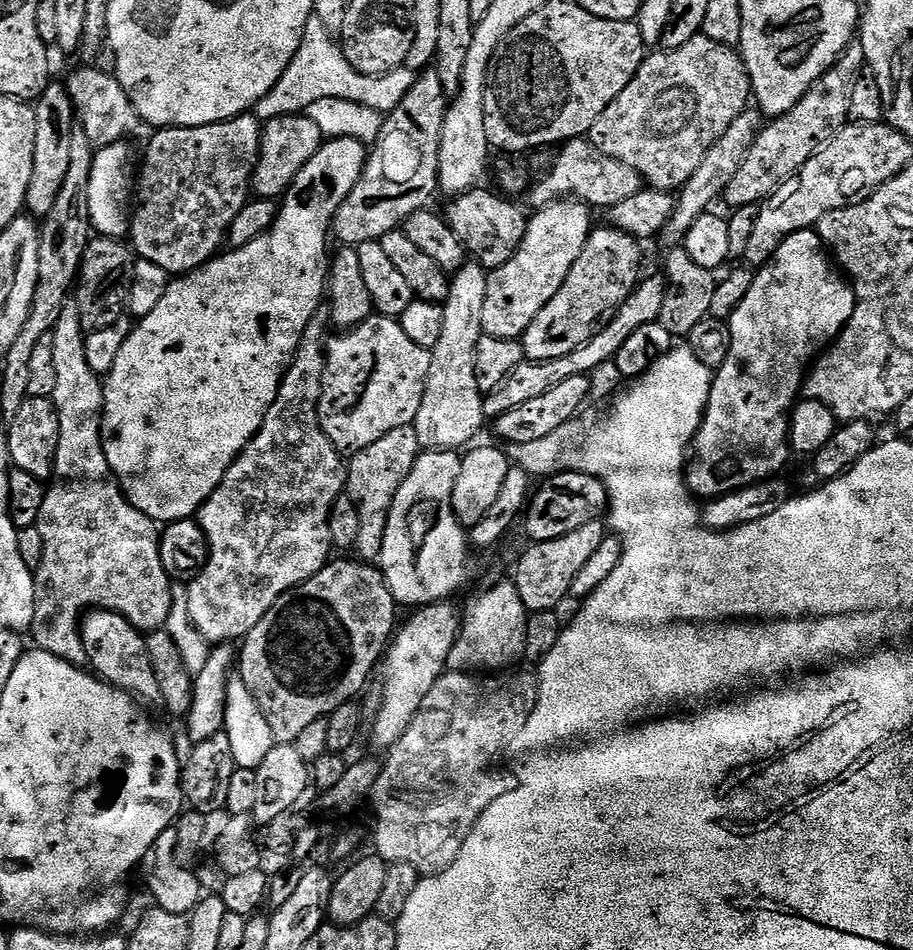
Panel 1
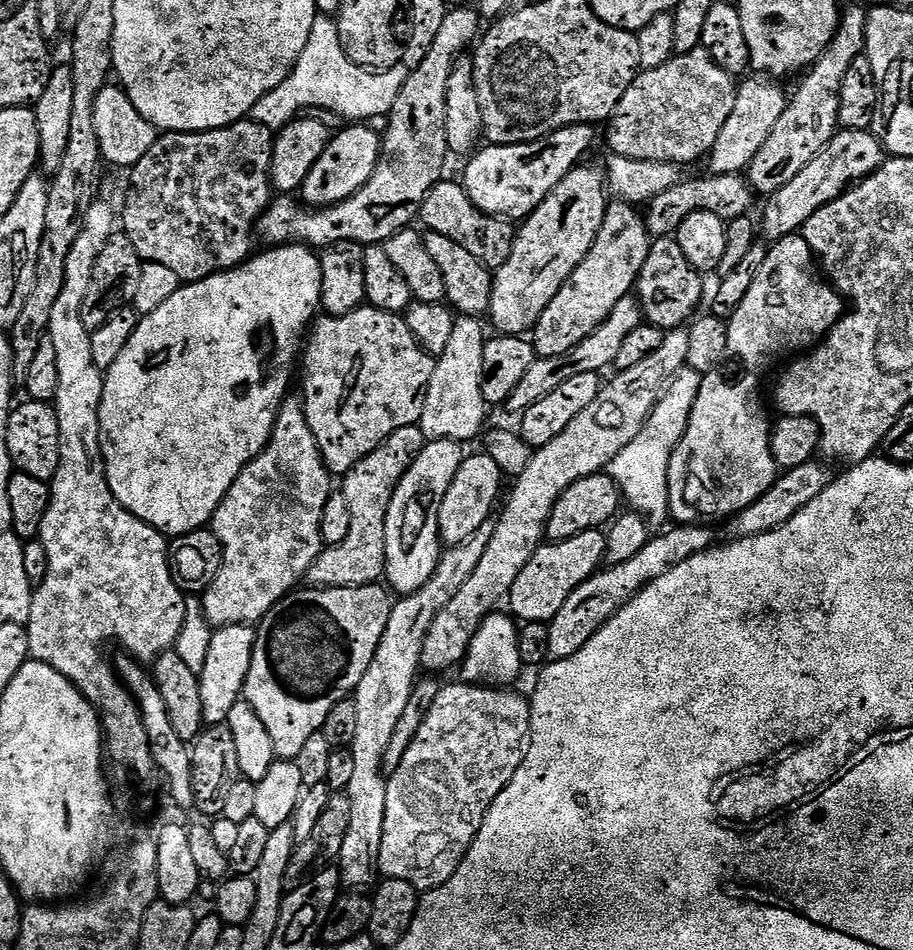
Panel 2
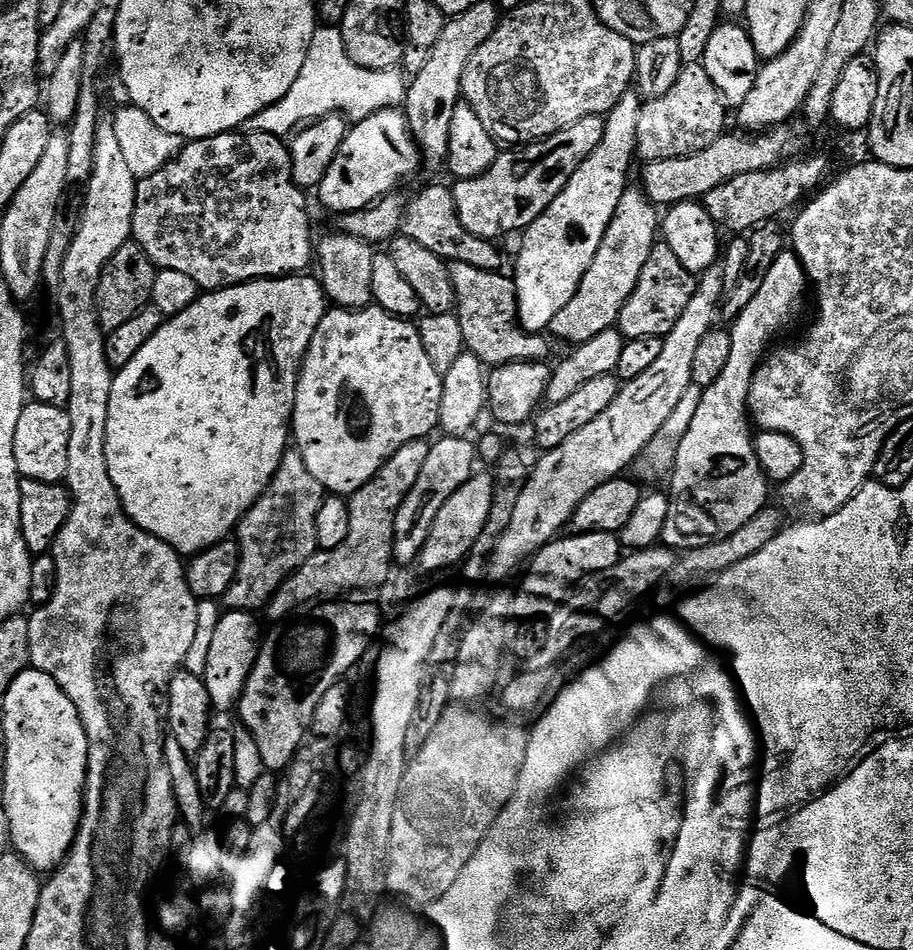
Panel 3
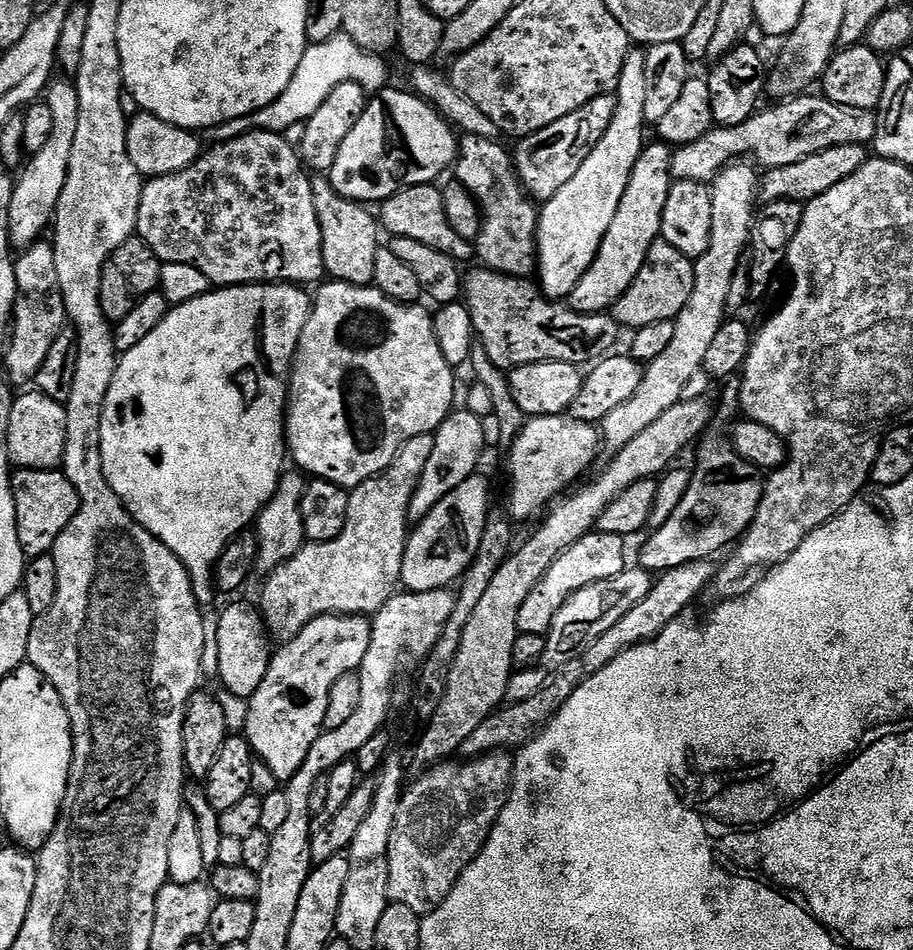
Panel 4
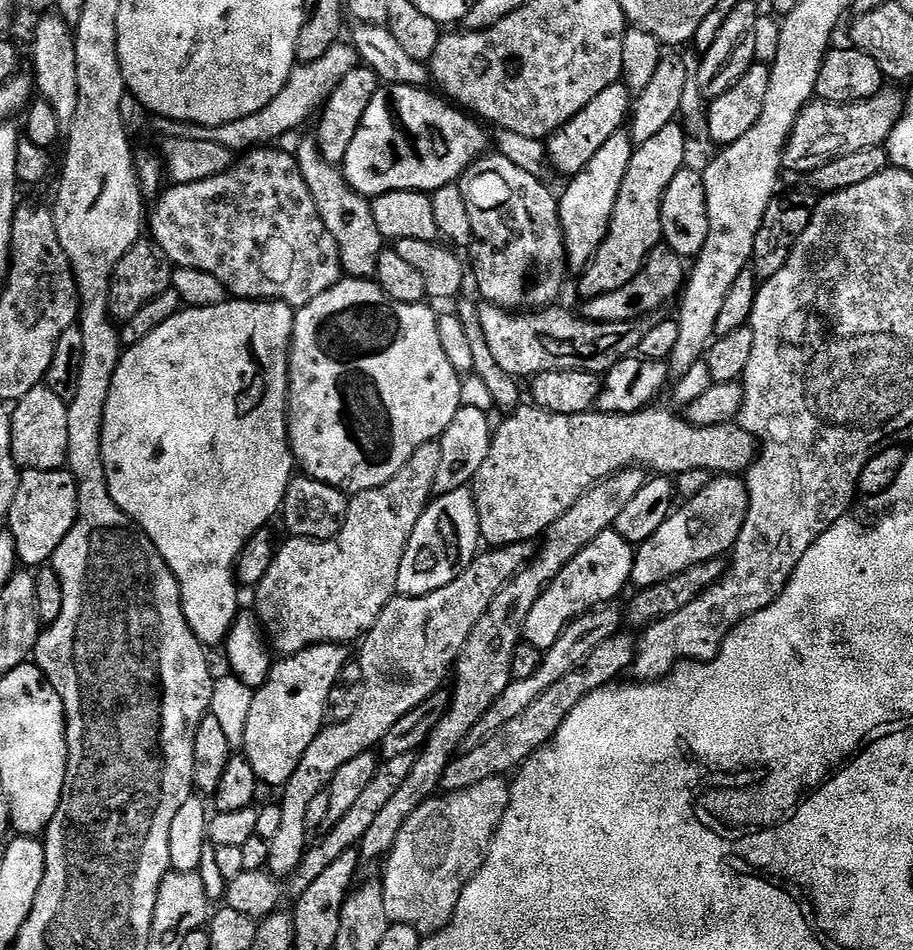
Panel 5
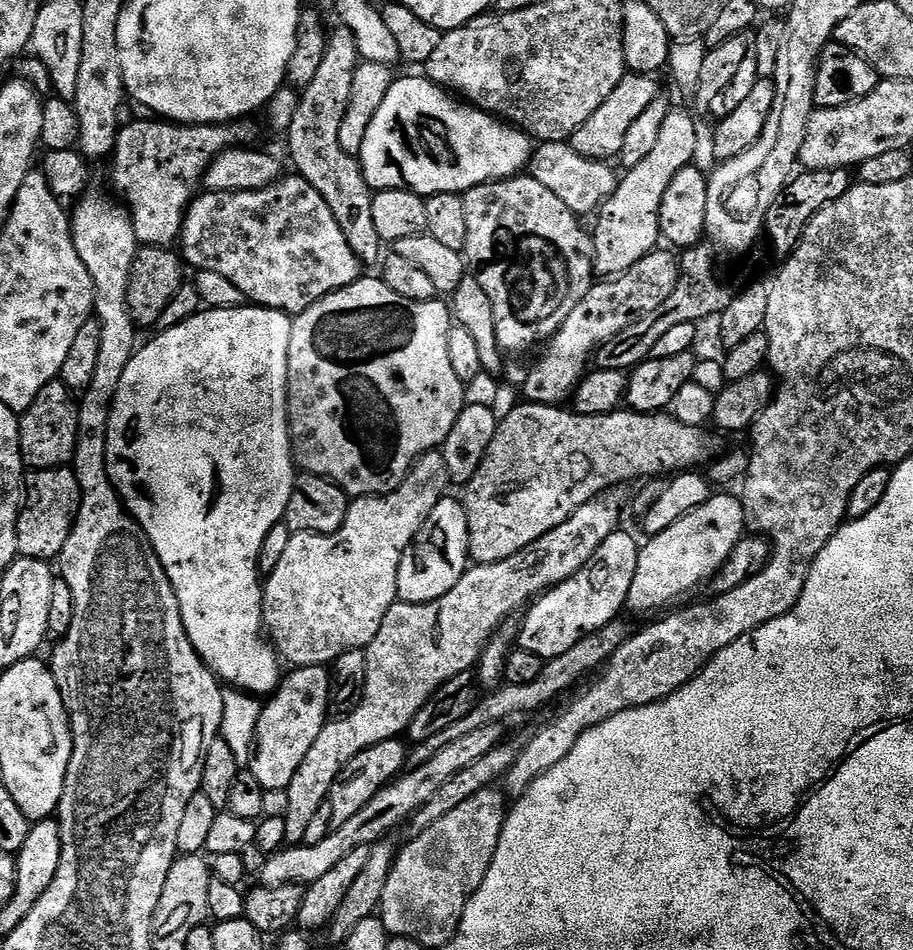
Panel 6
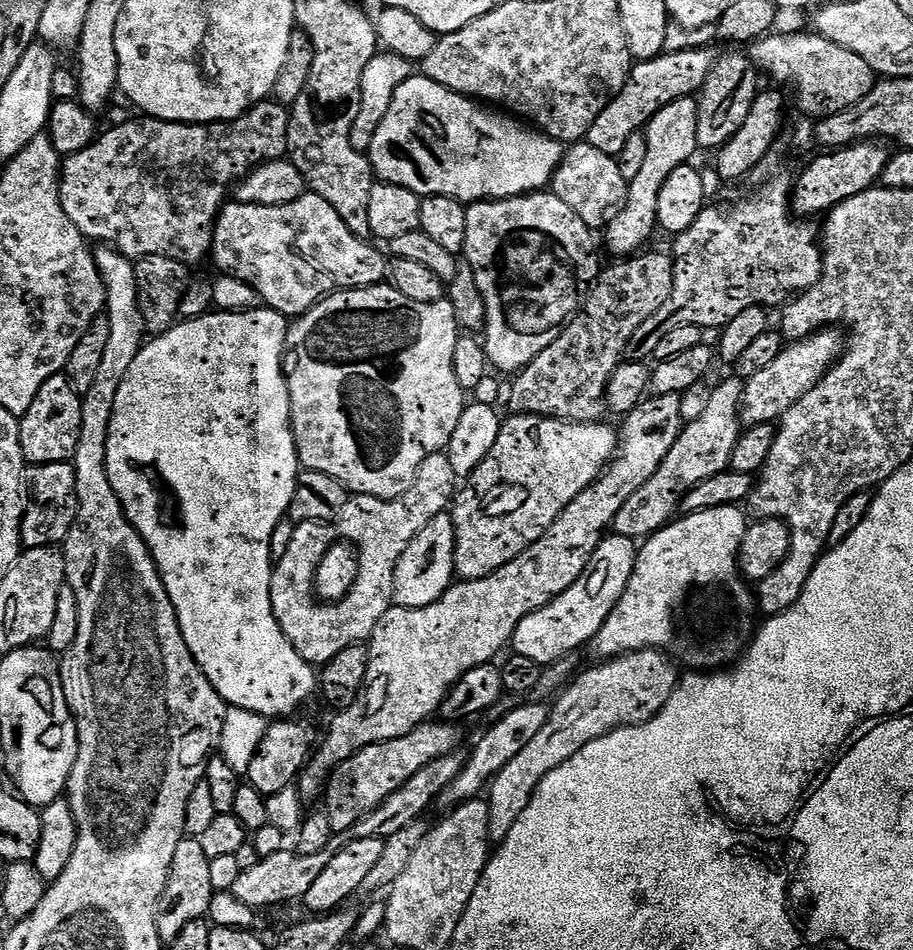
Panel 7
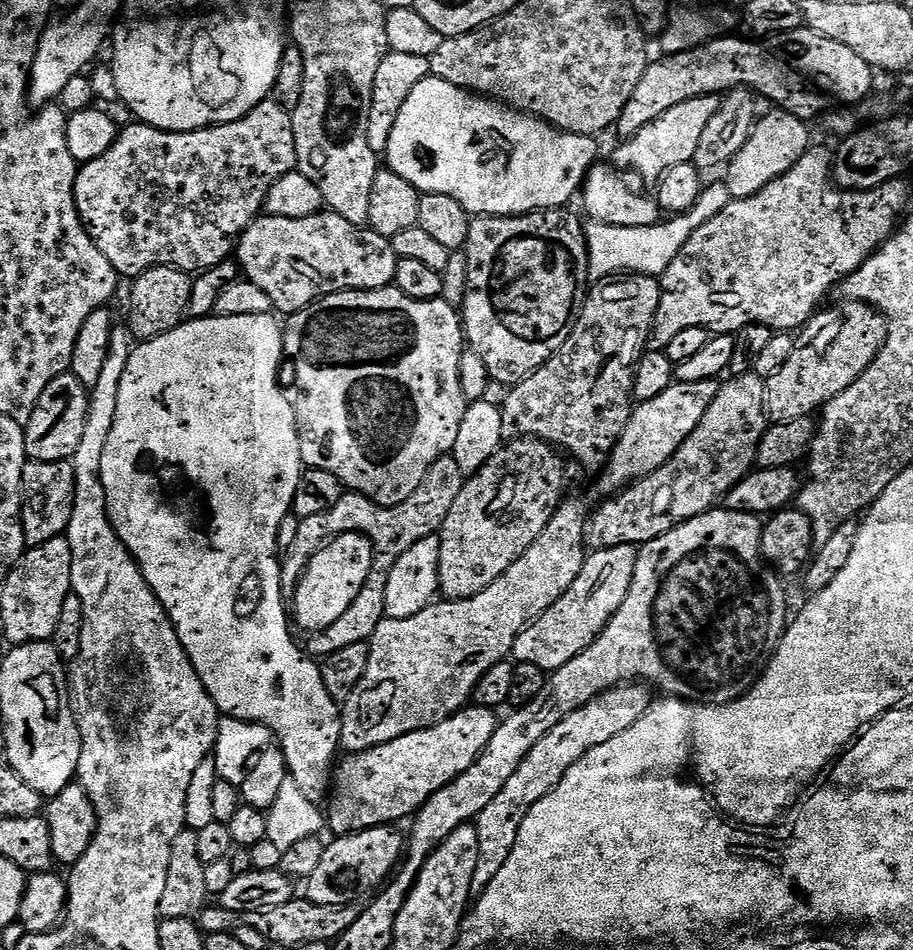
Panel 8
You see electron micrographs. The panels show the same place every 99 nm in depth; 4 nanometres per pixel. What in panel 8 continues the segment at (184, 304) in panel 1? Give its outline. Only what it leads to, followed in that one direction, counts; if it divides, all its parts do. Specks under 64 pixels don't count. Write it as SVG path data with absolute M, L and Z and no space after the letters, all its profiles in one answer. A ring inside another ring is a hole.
M429 74L425 80L418 82L412 90L406 102L402 102L402 110L398 110L398 122L394 122L394 130L390 130L390 142L386 159L387 167L394 174L406 178L406 182L413 184L420 193L433 192L434 194L446 194L454 198L473 217L478 216L524 216L527 212L539 212L546 208L564 208L567 200L572 195L579 193L582 183L592 165L597 163L597 141L590 136L579 136L573 132L564 132L553 124L547 124L536 116L529 116L527 112L520 112L517 108L509 108L487 96L469 92L466 88L459 88L442 78ZM238 314L237 316L201 316L199 318L185 319L183 324L179 324L174 330L170 330L161 336L155 336L152 340L145 340L137 343L130 354L130 362L126 362L126 374L122 374L122 386L118 386L118 410L114 414L114 426L110 426L110 438L106 438L106 450L102 454L102 470L100 471L100 481L106 490L106 506L108 507L108 517L114 526L114 530L118 534L118 538L128 547L128 553L136 560L136 564L142 570L142 574L146 578L146 582L150 586L150 590L154 590L154 594L158 598L158 602L162 602L162 606L166 610L166 614L170 618L170 622L174 626L174 630L178 634L178 638L182 642L182 646L186 650L186 654L190 658L190 662L194 666L194 670L198 674L198 678L202 678L202 686L206 686L206 690L210 694L210 698L215 702L216 708L225 717L233 720L250 720L254 724L265 724L272 731L273 737L278 741L278 747L284 753L285 760L288 763L288 774L291 783L296 783L295 791L299 795L304 796L310 801L320 802L329 795L332 781L334 779L334 765L337 763L338 755L342 745L340 743L340 714L341 709L338 707L337 701L330 698L330 694L326 690L326 686L322 682L322 674L320 673L320 664L315 659L309 658L306 655L305 649L300 648L292 641L292 636L288 633L288 624L290 628L290 612L286 607L286 597L282 586L280 585L280 565L281 557L276 550L278 542L278 526L282 526L282 518L286 518L286 514L292 511L292 503L294 502L294 490L298 490L298 482L300 481L300 473L304 471L306 465L300 459L300 447L298 446L298 430L296 429L296 409L293 401L284 397L284 392L280 389L280 359L285 359L286 349L284 347L284 328L275 320L277 317L272 314Z

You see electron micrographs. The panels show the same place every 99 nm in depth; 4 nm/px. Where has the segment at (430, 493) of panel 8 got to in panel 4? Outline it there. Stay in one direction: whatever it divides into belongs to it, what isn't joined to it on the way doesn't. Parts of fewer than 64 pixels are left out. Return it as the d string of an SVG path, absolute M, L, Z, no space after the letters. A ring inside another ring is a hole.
M433 433L418 434L418 438L412 438L410 442L406 442L402 446L402 450L398 452L394 458L394 462L385 472L379 472L374 478L370 478L366 482L362 482L358 487L351 489L348 497L348 513L346 514L346 526L342 530L342 534L338 534L338 538L334 538L330 542L322 542L321 544L309 543L307 546L300 548L298 554L294 558L290 558L282 566L278 566L274 571L267 573L264 589L260 592L260 602L258 608L263 615L264 627L267 634L273 641L287 642L292 640L301 630L319 616L366 616L371 617L379 612L387 600L391 600L400 584L400 571L402 570L402 558L404 551L408 545L410 535L410 521L408 511L410 504L414 498L414 492L418 490L418 484L422 478L422 472L426 470L426 464L430 462L430 454L434 454L434 442L436 441Z

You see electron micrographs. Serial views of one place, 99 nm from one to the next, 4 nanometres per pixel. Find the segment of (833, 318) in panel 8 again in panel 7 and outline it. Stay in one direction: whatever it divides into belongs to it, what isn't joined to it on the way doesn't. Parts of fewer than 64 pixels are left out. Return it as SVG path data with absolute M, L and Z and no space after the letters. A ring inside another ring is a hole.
M821 330L804 340L797 340L781 347L778 358L770 362L759 374L754 374L744 385L742 420L745 425L772 424L786 415L790 406L798 403L840 359L846 340L836 330Z

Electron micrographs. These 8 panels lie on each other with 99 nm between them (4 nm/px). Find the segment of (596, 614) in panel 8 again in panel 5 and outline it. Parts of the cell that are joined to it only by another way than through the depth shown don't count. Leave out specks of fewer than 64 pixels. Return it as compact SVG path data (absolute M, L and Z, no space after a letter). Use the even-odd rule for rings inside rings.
M615 530L598 534L598 538L594 538L594 542L590 542L590 546L583 548L568 563L566 570L562 570L562 574L558 574L558 578L554 578L554 582L544 591L542 598L538 598L538 602L534 602L534 610L530 610L530 614L526 614L524 635L522 637L523 643L546 650L550 646L554 646L554 642L558 642L558 638L568 629L568 625L579 616L583 616L585 612L592 611L593 608L613 603L617 599L615 596L624 587L629 587L632 578L632 567L635 561L636 554L633 545L628 544L626 538L619 536Z

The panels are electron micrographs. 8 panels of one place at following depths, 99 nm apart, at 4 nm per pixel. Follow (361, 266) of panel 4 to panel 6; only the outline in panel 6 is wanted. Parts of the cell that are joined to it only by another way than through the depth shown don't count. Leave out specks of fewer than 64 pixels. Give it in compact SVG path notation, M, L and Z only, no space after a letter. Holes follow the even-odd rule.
M343 26L327 33L328 45L322 58L322 66L318 70L314 82L302 90L298 106L294 110L294 118L290 122L286 139L288 152L292 155L295 171L322 198L326 198L326 206L330 206L330 214L338 222L342 234L346 234L346 242L350 242L350 250L360 259L361 265L379 265L382 260L382 241L374 226L373 189L369 188L364 172L360 169L357 157L346 154L342 150L342 142L338 142L338 130L342 130L342 118L346 118L346 106L350 106L350 94L354 86L356 65L360 60L360 52L356 49L354 34Z

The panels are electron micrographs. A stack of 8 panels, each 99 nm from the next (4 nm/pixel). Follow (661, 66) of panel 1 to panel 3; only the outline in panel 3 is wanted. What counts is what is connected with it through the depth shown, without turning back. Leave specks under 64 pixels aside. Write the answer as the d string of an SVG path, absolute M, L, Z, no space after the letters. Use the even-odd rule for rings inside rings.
M703 63L684 66L666 94L643 101L638 118L637 153L649 161L685 156L702 150L725 135L724 123L728 115L730 109L724 102L724 95L704 69Z

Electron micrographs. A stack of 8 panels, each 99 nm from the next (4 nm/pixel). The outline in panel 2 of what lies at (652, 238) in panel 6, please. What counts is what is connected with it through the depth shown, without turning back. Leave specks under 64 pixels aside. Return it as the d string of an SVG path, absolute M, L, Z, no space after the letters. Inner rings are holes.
M613 199L604 211L602 226L586 258L582 258L562 290L554 294L554 302L542 310L542 318L538 318L536 327L530 333L537 357L557 356L566 354L566 350L574 350L582 338L590 338L590 334L602 326L610 310L614 310L622 298L633 295L648 257L649 243L643 215L624 200Z

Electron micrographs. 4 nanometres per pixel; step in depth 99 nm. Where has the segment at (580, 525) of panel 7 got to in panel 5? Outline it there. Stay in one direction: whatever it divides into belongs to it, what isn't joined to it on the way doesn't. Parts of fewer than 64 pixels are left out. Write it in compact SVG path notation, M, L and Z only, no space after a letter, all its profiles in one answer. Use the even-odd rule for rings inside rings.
M531 543L507 544L505 548L481 551L465 572L457 580L450 582L450 586L442 590L434 590L425 596L397 595L385 606L378 622L370 629L367 636L363 637L359 645L361 648L358 663L364 675L364 686L351 716L347 720L332 722L321 728L314 742L310 742L306 754L302 754L302 762L298 762L298 770L294 770L291 778L284 783L282 789L284 797L278 800L282 810L282 827L269 843L269 860L266 867L268 872L277 878L288 878L297 871L310 844L310 833L306 824L310 802L314 801L320 791L327 789L332 783L334 774L338 774L338 770L342 770L342 766L346 766L350 758L358 758L358 754L373 751L400 718L410 714L410 710L414 710L422 702L426 702L426 698L430 698L445 687L444 679L447 676L449 679L474 626L478 626L478 622L486 614L486 610L490 610L490 604L494 602L494 598L498 598L502 589L532 561L534 555L532 547Z

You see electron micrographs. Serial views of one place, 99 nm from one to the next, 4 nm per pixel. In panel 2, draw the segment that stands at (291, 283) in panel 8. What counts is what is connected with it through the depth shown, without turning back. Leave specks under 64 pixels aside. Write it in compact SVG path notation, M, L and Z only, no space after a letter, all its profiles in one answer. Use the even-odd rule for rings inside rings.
M245 118L234 122L230 126L222 126L205 132L166 132L157 135L154 146L142 154L142 158L130 169L132 185L128 188L128 197L124 200L124 216L122 212L122 231L128 235L130 242L134 242L134 250L138 250L140 259L158 266L166 266L178 274L181 282L205 280L219 272L229 272L234 262L243 262L253 255L252 240L257 220L268 209L274 199L272 186L272 141L273 129L262 126L258 121Z

